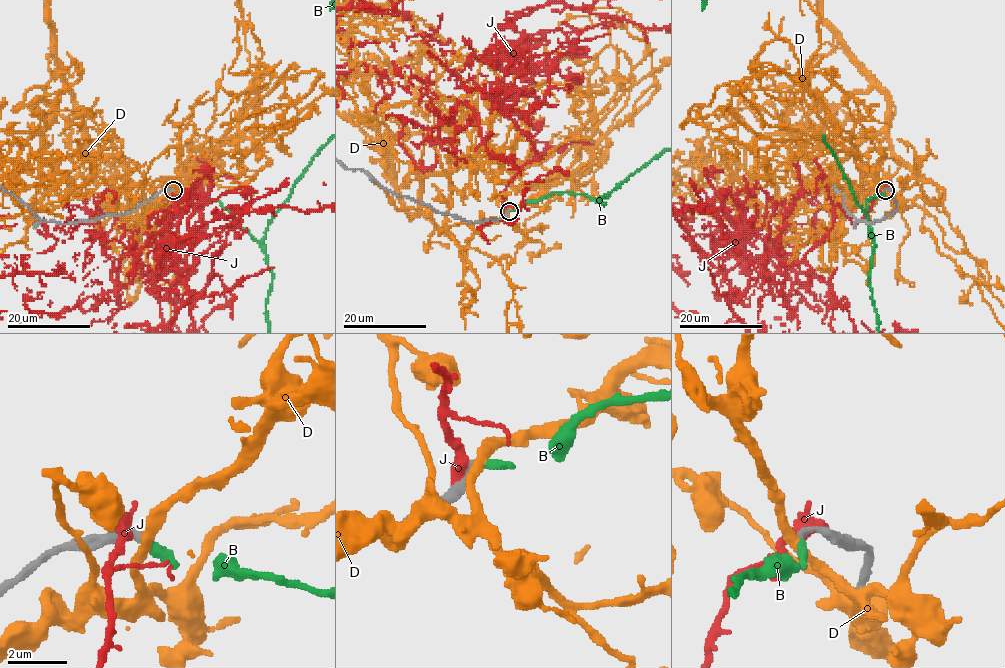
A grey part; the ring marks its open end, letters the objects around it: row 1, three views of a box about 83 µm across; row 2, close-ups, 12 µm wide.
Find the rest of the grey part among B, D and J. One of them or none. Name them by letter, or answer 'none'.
B

